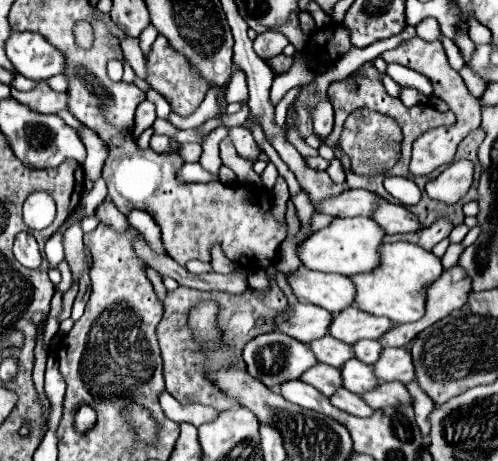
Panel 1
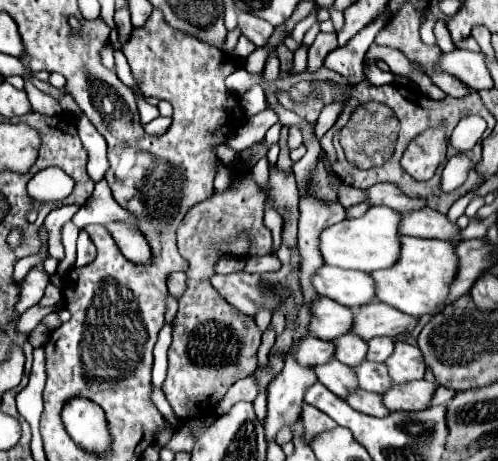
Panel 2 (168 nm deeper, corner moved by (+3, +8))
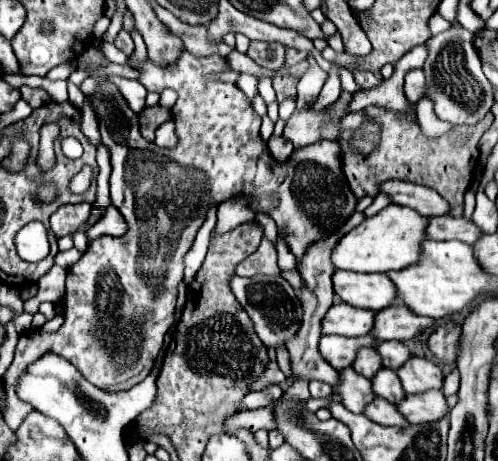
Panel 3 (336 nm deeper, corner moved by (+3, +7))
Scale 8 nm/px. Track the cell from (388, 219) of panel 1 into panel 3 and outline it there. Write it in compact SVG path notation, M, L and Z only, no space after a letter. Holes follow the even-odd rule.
M443 215L443 217L429 219L427 237L435 239L435 241L457 239L457 241L473 245L473 241L477 241L481 237L481 231L479 231L479 227L471 219Z

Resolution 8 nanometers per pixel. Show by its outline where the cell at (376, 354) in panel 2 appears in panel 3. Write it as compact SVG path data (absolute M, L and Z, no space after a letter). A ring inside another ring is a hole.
M379 341L375 349L387 369L399 369L411 357L411 351L401 341Z

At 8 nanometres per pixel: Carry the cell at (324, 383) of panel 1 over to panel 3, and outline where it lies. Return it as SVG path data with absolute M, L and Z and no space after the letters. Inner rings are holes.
M353 367L341 369L339 373L341 381L335 391L341 395L343 405L349 407L353 413L363 413L365 407L375 399L371 381L367 377L361 377Z

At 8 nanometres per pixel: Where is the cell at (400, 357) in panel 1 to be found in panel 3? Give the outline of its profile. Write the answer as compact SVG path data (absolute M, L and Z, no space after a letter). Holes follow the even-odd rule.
M409 357L409 361L397 369L397 375L405 393L423 393L429 389L441 389L443 385L441 367L425 357Z

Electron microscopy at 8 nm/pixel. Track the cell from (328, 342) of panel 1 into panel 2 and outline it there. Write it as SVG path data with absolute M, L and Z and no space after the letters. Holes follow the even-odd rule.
M355 334L341 336L341 340L337 340L335 344L337 344L335 358L351 368L357 368L367 358L367 342Z

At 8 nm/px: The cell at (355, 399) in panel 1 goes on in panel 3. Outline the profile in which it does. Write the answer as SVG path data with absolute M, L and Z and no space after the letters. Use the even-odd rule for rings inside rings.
M377 397L373 403L367 405L365 415L367 415L371 421L381 423L381 425L397 425L397 427L409 425L409 423L405 421L405 417L397 411L397 407L391 405L389 401L381 399L381 397Z

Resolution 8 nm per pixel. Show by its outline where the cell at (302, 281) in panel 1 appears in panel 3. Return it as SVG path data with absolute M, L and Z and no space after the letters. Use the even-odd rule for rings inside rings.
M335 271L333 273L333 289L335 295L361 309L381 311L395 303L395 285L387 279L385 273L349 273Z

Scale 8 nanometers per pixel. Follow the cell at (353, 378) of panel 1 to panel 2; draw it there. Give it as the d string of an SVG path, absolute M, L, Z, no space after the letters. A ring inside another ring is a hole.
M365 360L361 366L355 368L355 374L359 378L361 390L383 394L391 388L391 378L389 378L385 364L373 364L373 362Z

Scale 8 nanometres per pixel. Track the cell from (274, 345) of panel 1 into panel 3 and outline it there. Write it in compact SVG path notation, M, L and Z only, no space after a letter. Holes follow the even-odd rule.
M323 335L319 341L319 353L331 367L341 371L353 363L359 347L375 347L375 345L377 341L371 335L363 335L363 337Z

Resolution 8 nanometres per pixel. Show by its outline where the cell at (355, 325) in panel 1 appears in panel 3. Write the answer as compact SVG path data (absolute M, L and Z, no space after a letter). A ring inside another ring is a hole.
M395 303L375 313L371 337L377 341L387 341L387 339L407 341L431 325L433 325L431 317L415 315L403 303Z

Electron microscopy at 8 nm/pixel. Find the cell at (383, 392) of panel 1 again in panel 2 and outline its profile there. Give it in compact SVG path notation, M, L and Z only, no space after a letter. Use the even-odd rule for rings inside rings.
M415 380L409 384L393 384L383 394L383 402L391 412L417 412L431 406L435 384L427 380Z

